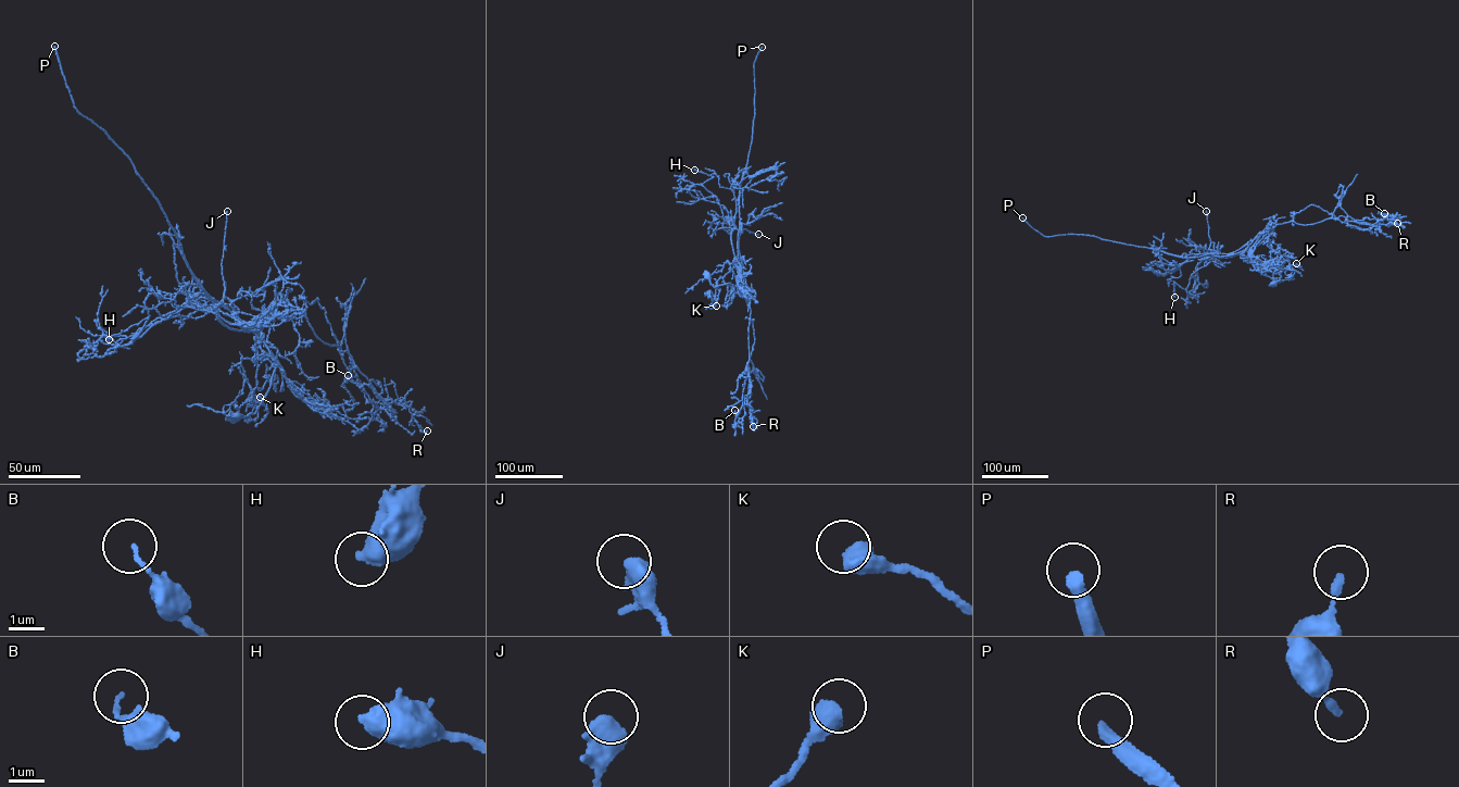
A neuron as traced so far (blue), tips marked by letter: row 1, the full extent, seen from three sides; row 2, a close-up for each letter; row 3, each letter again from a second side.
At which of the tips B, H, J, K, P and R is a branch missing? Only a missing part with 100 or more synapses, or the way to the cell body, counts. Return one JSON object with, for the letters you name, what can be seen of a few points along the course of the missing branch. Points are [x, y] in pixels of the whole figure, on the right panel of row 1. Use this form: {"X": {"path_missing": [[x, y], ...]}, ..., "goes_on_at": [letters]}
{"goes_on_at": ["P"]}

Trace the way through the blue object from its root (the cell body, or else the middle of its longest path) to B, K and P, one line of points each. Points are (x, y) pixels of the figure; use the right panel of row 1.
B: (1273, 283), (1281, 276), (1262, 233), (1269, 224), (1313, 224), (1341, 202), (1372, 225), (1392, 220), (1384, 213)
K: (1273, 283), (1281, 276), (1261, 234), (1252, 254), (1274, 273), (1290, 265), (1300, 267), (1296, 263)
P: (1273, 283), (1281, 276), (1262, 233), (1236, 253), (1183, 258), (1093, 236), (1044, 236), (1022, 217)

